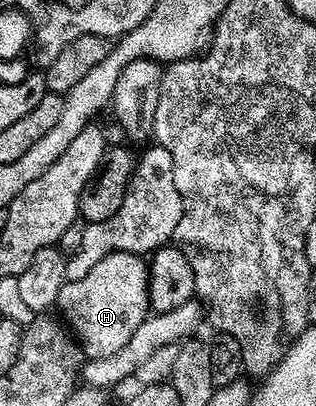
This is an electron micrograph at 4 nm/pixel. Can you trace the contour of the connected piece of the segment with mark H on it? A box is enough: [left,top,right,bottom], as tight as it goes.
[57,253,149,358]

